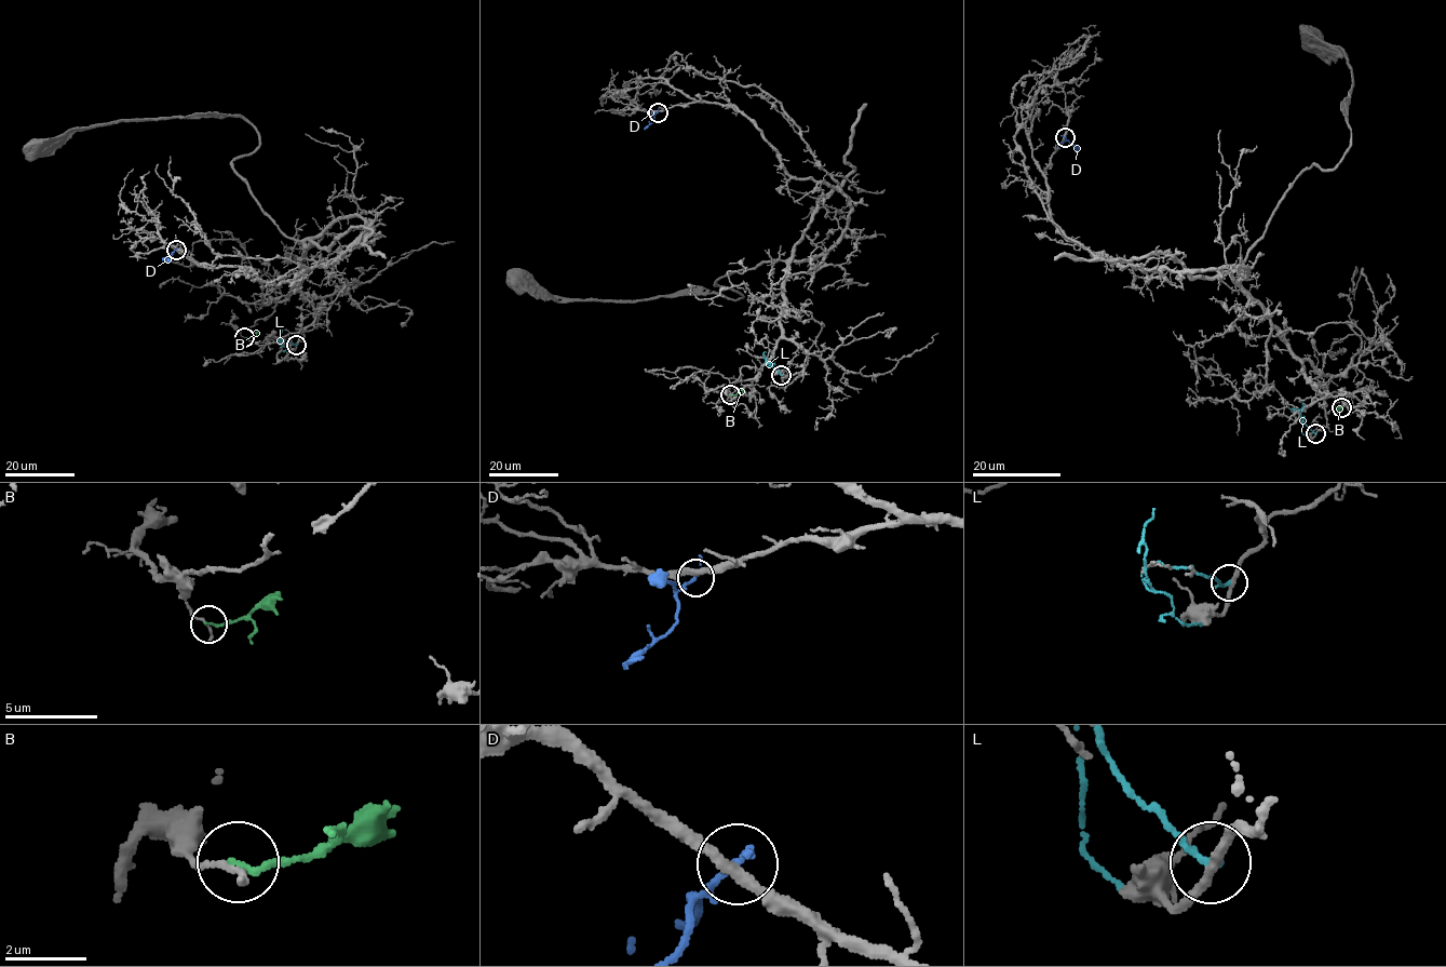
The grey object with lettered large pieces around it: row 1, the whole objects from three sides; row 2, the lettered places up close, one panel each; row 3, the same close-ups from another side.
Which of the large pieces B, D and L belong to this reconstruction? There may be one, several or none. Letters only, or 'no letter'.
no letter

